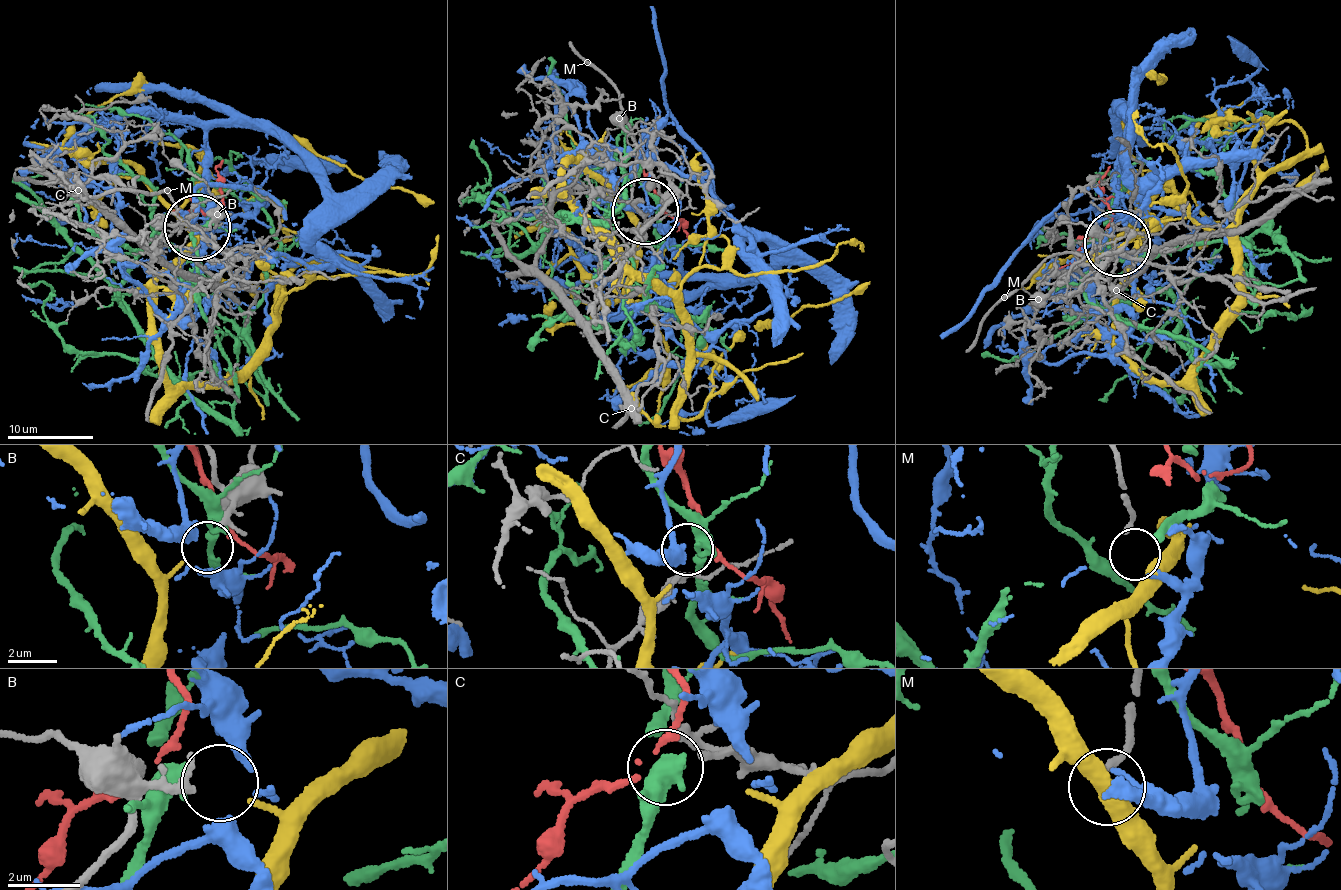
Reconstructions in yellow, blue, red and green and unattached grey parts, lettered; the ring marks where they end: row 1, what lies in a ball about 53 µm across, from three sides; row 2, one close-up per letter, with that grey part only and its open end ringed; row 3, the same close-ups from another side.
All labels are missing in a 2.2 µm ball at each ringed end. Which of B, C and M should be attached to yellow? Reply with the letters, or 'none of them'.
B

